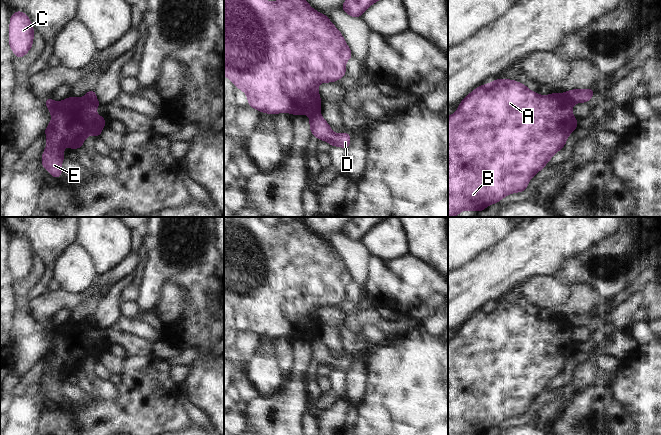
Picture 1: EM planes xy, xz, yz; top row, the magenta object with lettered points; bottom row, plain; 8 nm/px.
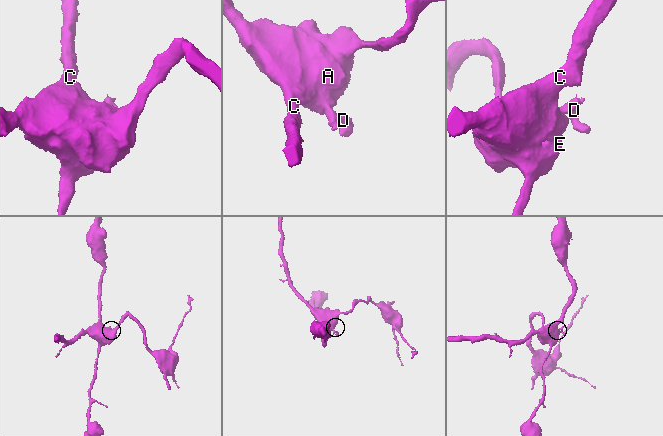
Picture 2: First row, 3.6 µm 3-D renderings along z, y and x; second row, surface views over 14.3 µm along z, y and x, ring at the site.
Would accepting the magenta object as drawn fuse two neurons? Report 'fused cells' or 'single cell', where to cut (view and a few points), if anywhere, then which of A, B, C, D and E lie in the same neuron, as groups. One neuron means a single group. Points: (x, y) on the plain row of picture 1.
fused cells; cut yz (566, 316), (574, 326); groups A B C E / D

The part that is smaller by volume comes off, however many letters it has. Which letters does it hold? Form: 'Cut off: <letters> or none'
Cut off: D.

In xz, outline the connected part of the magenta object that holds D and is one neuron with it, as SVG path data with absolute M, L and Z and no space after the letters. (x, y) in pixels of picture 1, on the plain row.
M320 338L310 340L310 354L319 364L329 366L331 370L340 370L344 373L350 370L349 357L335 358Z

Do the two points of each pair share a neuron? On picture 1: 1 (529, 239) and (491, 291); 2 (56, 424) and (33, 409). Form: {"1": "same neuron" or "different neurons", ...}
{"1": "same neuron", "2": "different neurons"}

